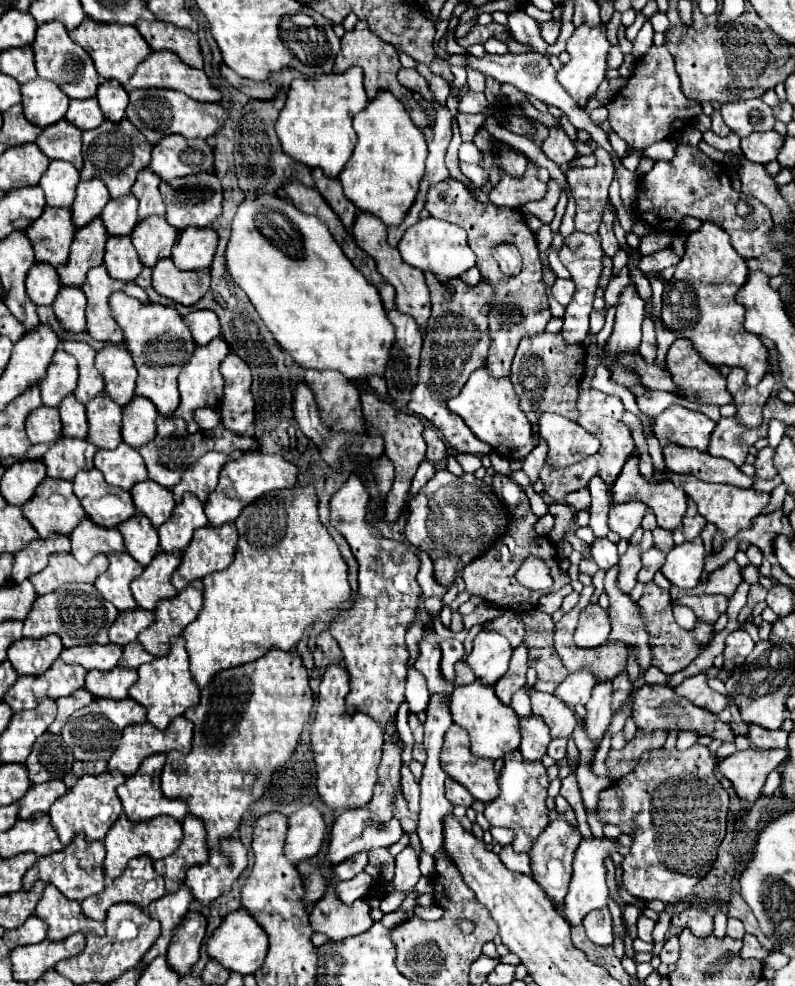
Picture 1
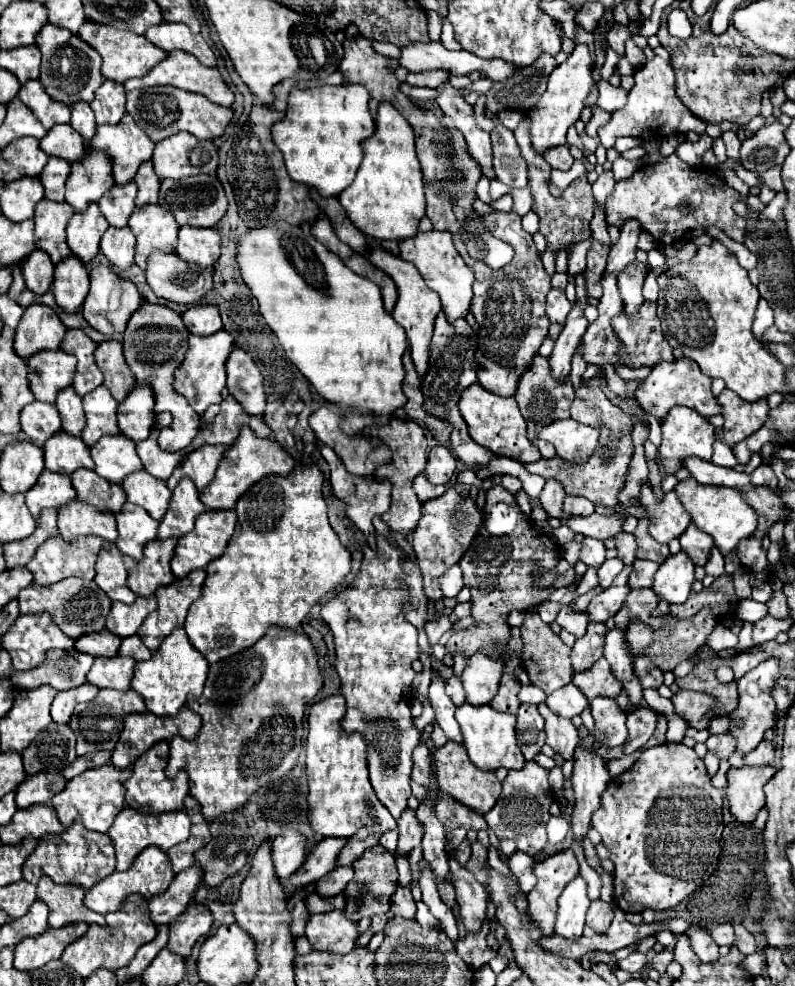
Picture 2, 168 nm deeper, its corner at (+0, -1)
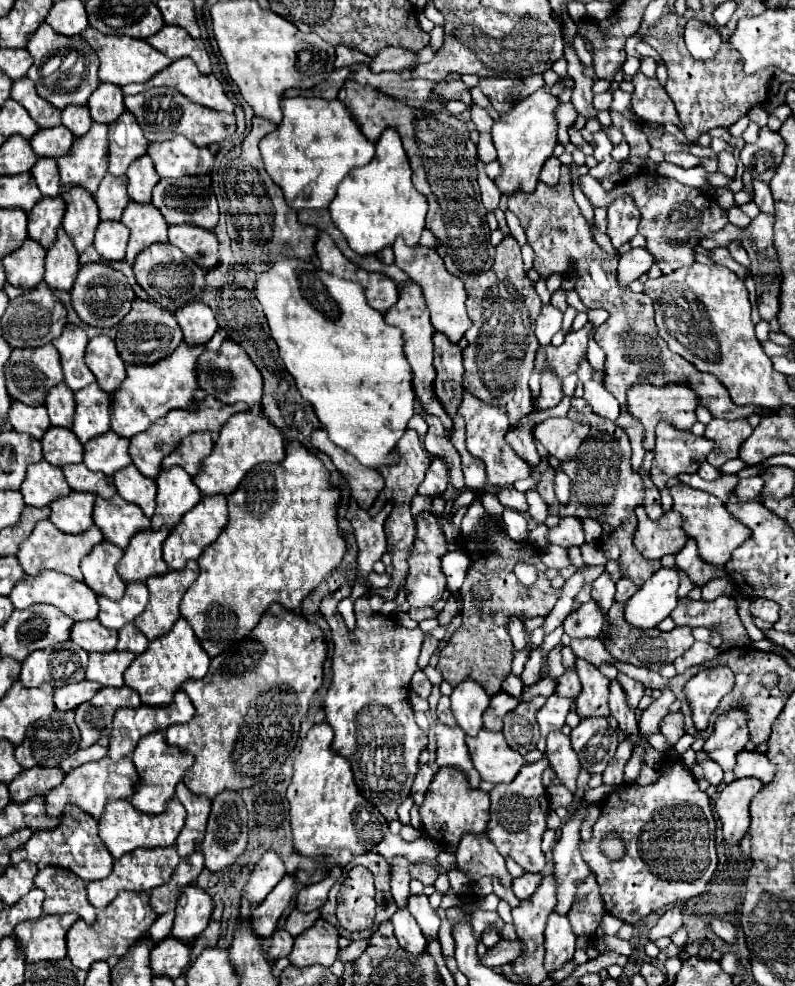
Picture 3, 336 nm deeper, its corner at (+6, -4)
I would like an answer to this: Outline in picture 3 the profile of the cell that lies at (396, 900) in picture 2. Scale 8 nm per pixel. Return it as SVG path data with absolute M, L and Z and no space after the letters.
M399 910L391 918L395 926L395 938L399 944L413 956L421 956L427 950L427 940L417 924L417 920L409 914L409 910Z

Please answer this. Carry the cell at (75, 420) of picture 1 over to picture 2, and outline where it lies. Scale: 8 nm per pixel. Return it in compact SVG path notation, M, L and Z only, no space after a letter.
M67 387L65 391L59 393L55 405L57 405L59 415L61 415L63 431L73 435L73 437L79 437L83 427L85 427L85 413L83 413L81 397L75 395L73 387Z

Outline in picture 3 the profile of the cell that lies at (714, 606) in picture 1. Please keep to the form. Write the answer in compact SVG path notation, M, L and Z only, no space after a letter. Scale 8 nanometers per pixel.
M613 604L609 614L605 616L601 640L603 640L605 648L611 652L611 656L615 656L617 660L629 662L633 666L643 666L643 668L655 670L655 672L659 672L663 664L671 664L675 658L683 656L685 650L689 650L695 642L691 636L691 628L687 628L687 626L675 628L671 632L659 632L657 628L653 628L653 630L631 630L631 626L623 618L623 608L617 610L617 604Z

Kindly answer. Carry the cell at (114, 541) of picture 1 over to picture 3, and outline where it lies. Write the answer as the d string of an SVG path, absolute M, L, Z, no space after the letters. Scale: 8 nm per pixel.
M69 492L51 502L49 520L67 534L81 534L93 524L93 504L95 494Z

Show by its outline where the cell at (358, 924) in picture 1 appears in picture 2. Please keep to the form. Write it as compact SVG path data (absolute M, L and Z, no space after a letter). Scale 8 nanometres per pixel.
M345 911L315 913L307 921L307 939L317 951L335 951L339 955L349 953L359 937L357 923L345 917Z

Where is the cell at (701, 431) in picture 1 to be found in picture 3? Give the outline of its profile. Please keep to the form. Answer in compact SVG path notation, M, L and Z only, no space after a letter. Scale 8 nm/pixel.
M661 422L655 430L657 446L655 460L651 466L653 484L663 490L669 478L679 474L693 474L699 464L705 462L707 454L713 450L713 442L703 436L693 436L685 430L673 430L667 422Z

